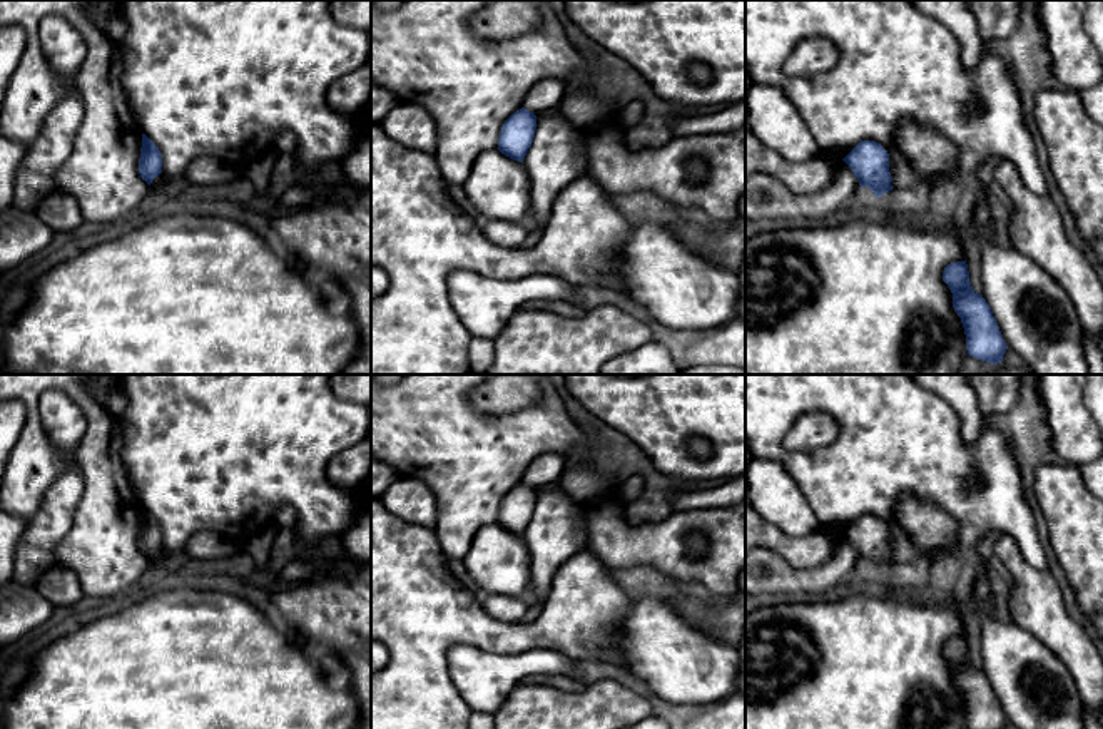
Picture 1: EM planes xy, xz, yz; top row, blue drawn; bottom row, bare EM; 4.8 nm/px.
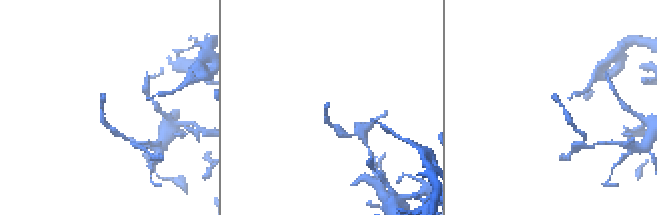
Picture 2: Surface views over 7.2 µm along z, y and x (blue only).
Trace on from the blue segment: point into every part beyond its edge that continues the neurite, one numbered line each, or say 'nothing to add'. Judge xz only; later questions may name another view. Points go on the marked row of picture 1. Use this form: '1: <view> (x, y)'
nothing to add

